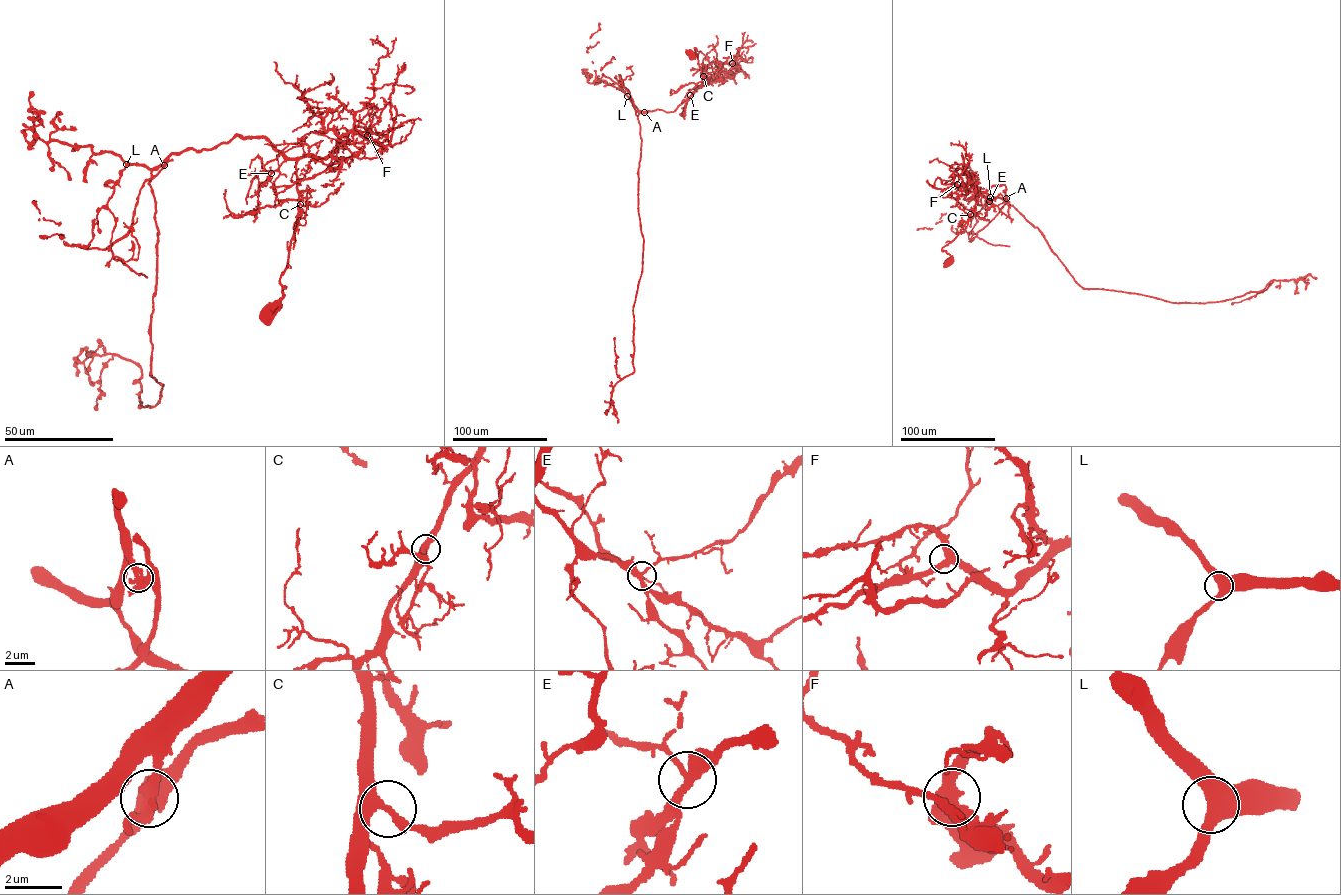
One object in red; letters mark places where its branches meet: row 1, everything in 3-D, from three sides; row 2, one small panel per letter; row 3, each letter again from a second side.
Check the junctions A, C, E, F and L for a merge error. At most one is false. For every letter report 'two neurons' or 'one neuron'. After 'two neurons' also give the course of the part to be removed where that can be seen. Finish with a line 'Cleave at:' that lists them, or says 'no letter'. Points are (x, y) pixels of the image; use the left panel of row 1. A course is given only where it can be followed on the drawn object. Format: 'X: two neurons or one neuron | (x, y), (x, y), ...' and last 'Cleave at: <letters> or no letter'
A: two neurons | (164, 166), (139, 191), (130, 230), (108, 248), (83, 248), (40, 236), (56, 233), (62, 238)
C: one neuron
E: one neuron
F: one neuron
L: one neuron
Cleave at: A

